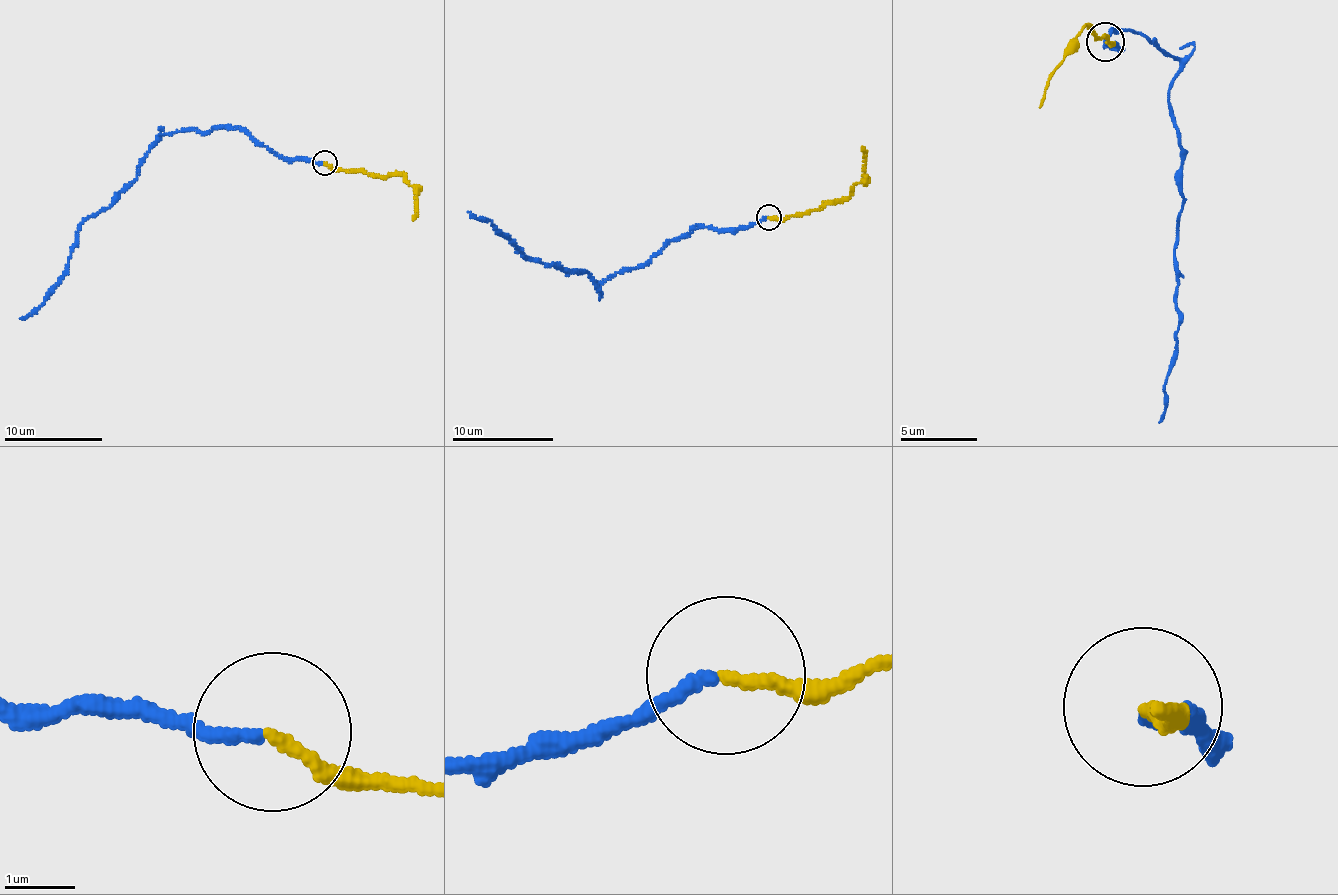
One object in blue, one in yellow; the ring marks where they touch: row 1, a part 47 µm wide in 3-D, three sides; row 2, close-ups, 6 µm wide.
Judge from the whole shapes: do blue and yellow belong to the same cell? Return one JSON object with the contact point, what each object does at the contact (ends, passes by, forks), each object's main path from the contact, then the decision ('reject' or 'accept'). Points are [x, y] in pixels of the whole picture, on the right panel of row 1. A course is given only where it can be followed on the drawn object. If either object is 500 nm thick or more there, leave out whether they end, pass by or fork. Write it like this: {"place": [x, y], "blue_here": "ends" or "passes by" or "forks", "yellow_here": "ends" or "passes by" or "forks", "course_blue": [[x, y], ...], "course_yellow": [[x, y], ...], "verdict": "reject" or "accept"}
{"place": [1105, 41], "blue_here": "ends", "yellow_here": "ends", "course_blue": [[1106, 41], [1117, 53], [1107, 48], [1112, 30], [1176, 58], [1167, 98], [1182, 197], [1177, 340], [1157, 422]], "course_yellow": [[1106, 41], [1110, 36], [1097, 37], [1088, 27], [1063, 59], [1039, 108]], "verdict": "accept"}

